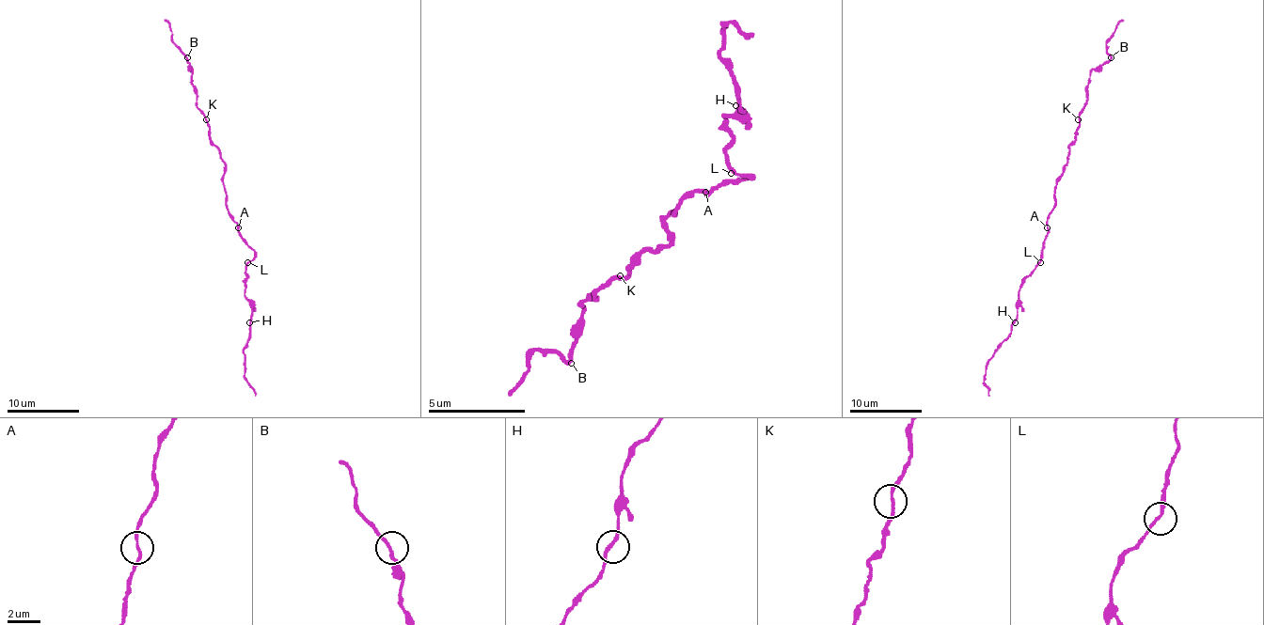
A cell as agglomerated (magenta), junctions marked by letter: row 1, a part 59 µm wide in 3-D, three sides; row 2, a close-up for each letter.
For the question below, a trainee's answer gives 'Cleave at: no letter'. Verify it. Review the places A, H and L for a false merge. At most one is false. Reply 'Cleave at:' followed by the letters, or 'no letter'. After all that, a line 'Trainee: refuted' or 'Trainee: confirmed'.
Cleave at: no letter
Trainee: confirmed

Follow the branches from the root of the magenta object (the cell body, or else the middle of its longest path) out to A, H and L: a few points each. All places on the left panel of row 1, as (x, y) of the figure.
A: (226, 205), (238, 228)
H: (226, 205), (238, 235), (255, 252), (245, 268), (244, 297), (251, 307), (249, 322)
L: (226, 205), (236, 225), (238, 235), (255, 252), (255, 257), (247, 262)

